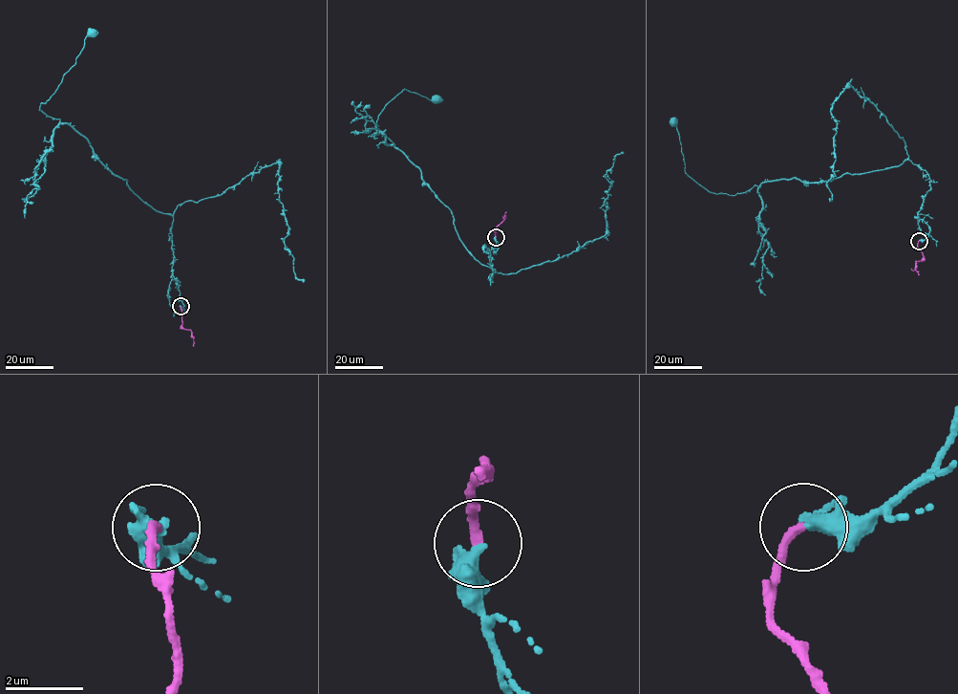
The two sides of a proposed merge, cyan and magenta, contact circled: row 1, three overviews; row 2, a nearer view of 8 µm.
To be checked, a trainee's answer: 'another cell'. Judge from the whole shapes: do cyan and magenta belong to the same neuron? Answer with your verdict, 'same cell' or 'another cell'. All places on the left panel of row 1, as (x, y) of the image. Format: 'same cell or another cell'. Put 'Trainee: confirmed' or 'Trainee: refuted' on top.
Trainee: refuted
same cell

